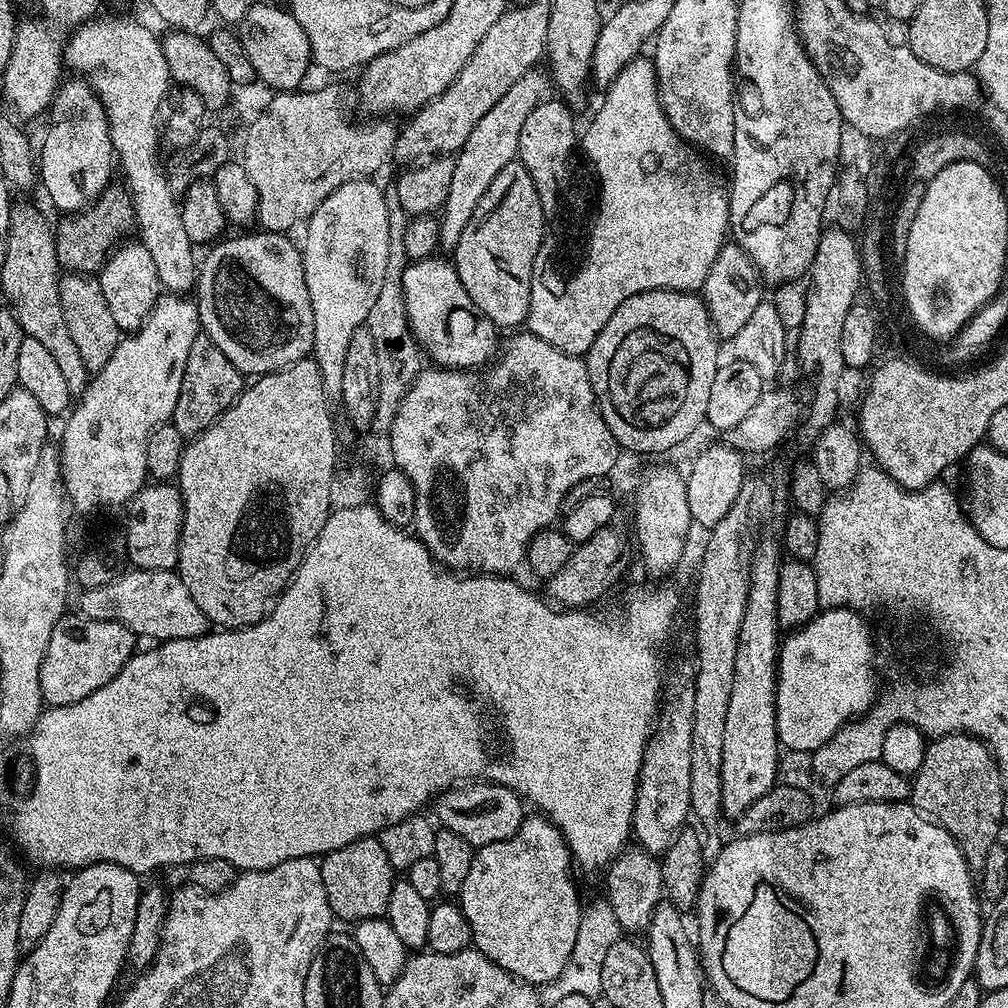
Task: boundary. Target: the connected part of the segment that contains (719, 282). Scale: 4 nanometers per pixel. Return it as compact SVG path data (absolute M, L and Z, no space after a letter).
M735 242L725 243L718 258L714 260L714 266L710 268L710 274L706 276L702 289L702 299L708 306L712 325L721 341L731 342L734 334L738 334L738 330L742 330L742 326L750 322L754 310L758 310L762 303L760 284L762 285L760 271L754 266L746 249Z

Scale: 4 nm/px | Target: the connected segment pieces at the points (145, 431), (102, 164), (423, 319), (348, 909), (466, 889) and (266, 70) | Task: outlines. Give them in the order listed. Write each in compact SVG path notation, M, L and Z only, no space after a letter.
M184 294L161 295L143 327L121 339L107 364L95 373L81 404L71 409L68 425L64 428L64 445L58 455L65 493L108 492L113 502L128 502L145 487L149 479L148 441L160 425L172 419L182 390L186 358L190 358L190 348L202 332L197 301L188 299L192 298Z
M72 78L57 91L51 109L52 125L38 152L38 176L60 214L75 214L92 207L109 187L114 168L108 114L95 89L84 78Z
M435 254L428 259L413 260L403 272L410 332L433 365L461 370L483 369L497 359L498 329L472 307L472 299L456 273L455 263L439 258Z
M365 838L342 846L328 853L319 861L322 882L326 886L326 898L337 921L374 920L388 911L388 903L394 883L394 869L386 850L382 850L379 839Z
M540 814L532 815L529 815L527 819L525 819L524 825L518 830L518 834L514 838L503 840L502 842L494 842L484 848L475 849L472 857L472 865L470 866L470 874L466 874L466 878L462 882L458 893L458 903L462 911L466 914L466 922L470 922L472 944L474 945L475 951L481 952L486 958L490 958L490 962L502 966L502 970L506 970L511 976L517 976L517 978L523 980L524 983L533 986L543 986L561 976L561 972L568 964L570 954L574 950L574 942L580 933L582 903L580 904L580 896L576 893L576 880L572 877L574 861L572 851L568 849L568 843L564 841L564 836L560 832L560 829L557 828L551 820Z
M260 3L256 8L258 26L252 30L252 36L245 39L248 56L257 65L257 79L272 87L273 91L297 91L312 66L312 48L305 28L297 22L296 16L286 9L278 10L274 6Z

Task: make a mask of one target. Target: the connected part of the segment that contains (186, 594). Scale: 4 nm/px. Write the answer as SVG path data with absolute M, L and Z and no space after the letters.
M125 571L110 582L83 593L80 608L89 620L113 620L124 624L137 637L149 636L149 641L163 642L196 638L209 631L208 615L194 602L184 579L175 571L145 572Z

